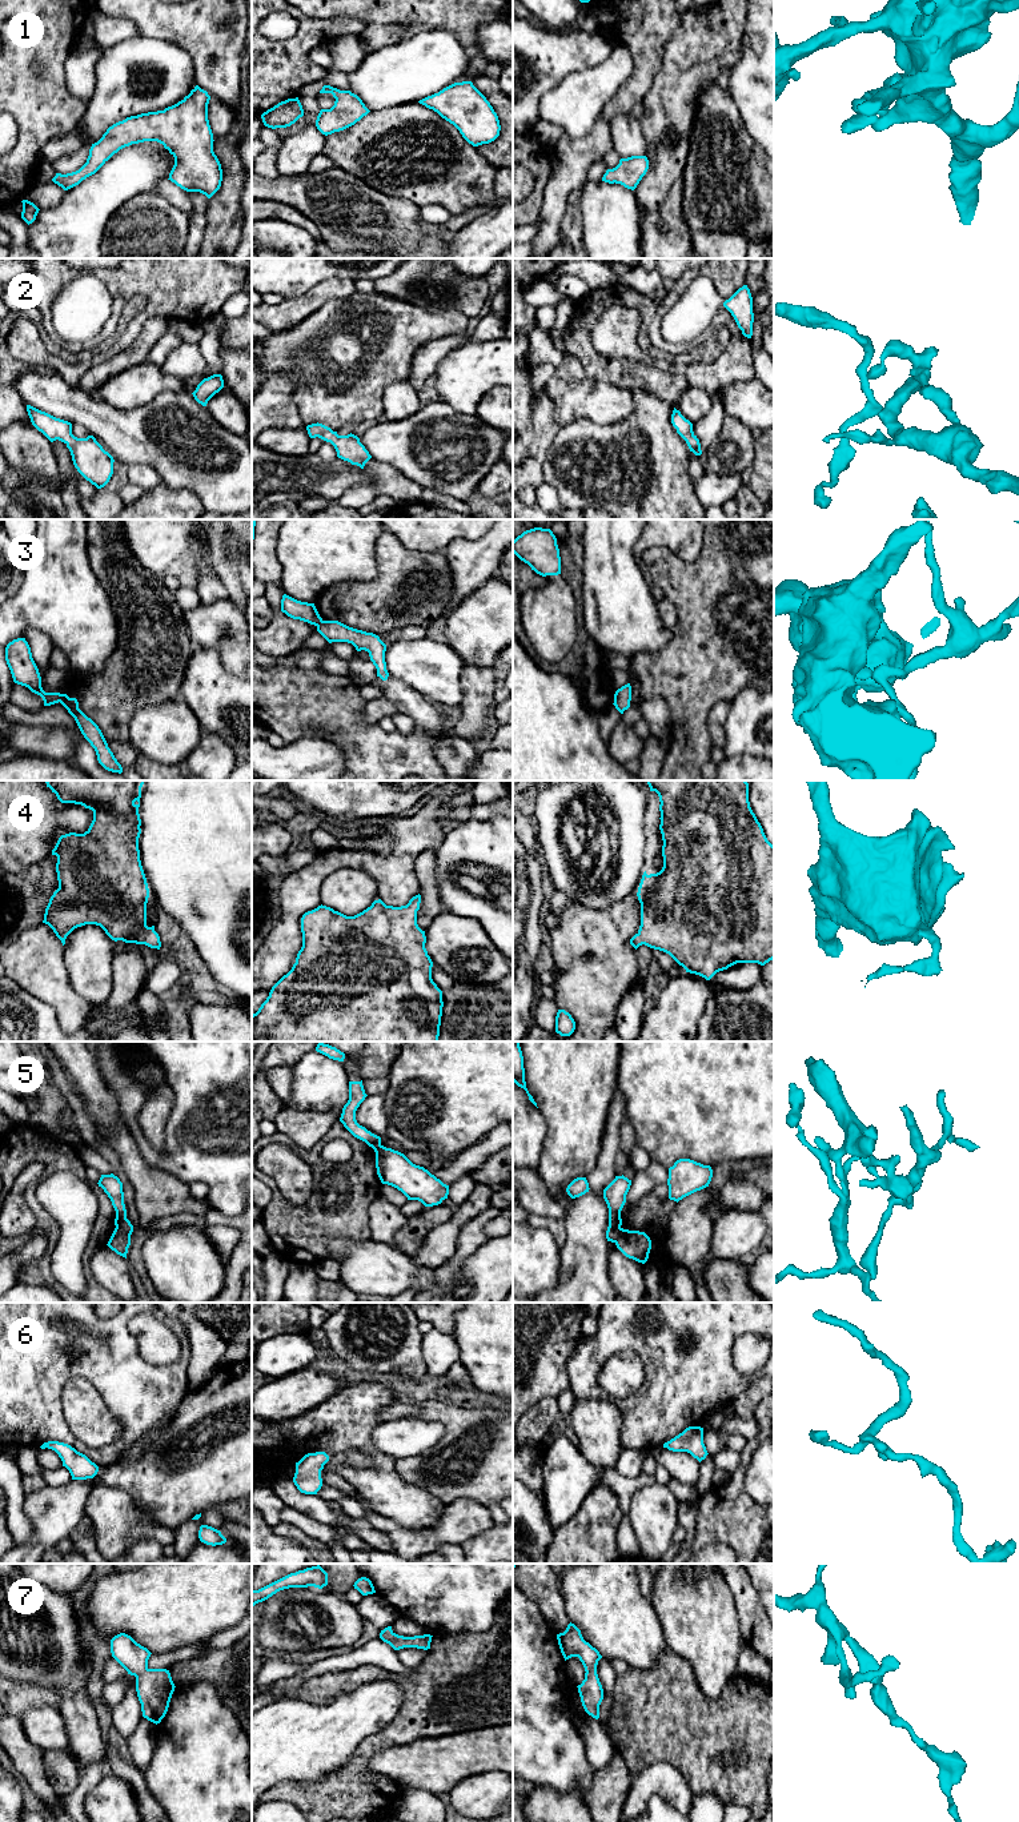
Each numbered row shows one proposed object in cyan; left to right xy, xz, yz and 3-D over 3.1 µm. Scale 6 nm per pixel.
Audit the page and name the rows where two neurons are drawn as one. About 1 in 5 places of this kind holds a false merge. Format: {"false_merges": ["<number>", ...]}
{"false_merges": ["3", "5"]}

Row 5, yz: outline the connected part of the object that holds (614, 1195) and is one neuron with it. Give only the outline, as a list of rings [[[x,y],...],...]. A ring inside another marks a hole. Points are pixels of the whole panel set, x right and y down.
[[[622,1176],[615,1179],[603,1189],[603,1199],[609,1208],[609,1227],[606,1231],[607,1241],[615,1243],[621,1235],[621,1211],[626,1203],[626,1195],[630,1189],[631,1180]]]

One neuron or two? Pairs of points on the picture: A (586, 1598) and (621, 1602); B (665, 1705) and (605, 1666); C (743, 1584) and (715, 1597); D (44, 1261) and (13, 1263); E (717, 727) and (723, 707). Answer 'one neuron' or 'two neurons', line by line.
A: one neuron
B: two neurons
C: two neurons
D: two neurons
E: one neuron

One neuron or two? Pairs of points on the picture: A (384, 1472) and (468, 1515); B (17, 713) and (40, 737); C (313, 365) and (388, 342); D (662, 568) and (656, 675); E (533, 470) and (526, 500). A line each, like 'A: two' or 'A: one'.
A: two
B: two
C: one
D: one
E: two

